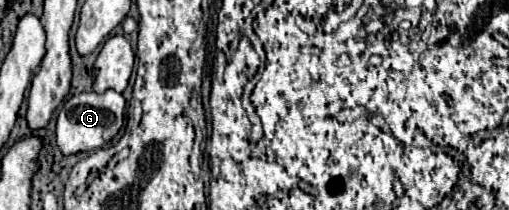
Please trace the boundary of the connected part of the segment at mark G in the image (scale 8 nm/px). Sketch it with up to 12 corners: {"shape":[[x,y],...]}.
{"shape":[[113,89],[67,99],[57,117],[61,153],[101,149],[123,125]]}

